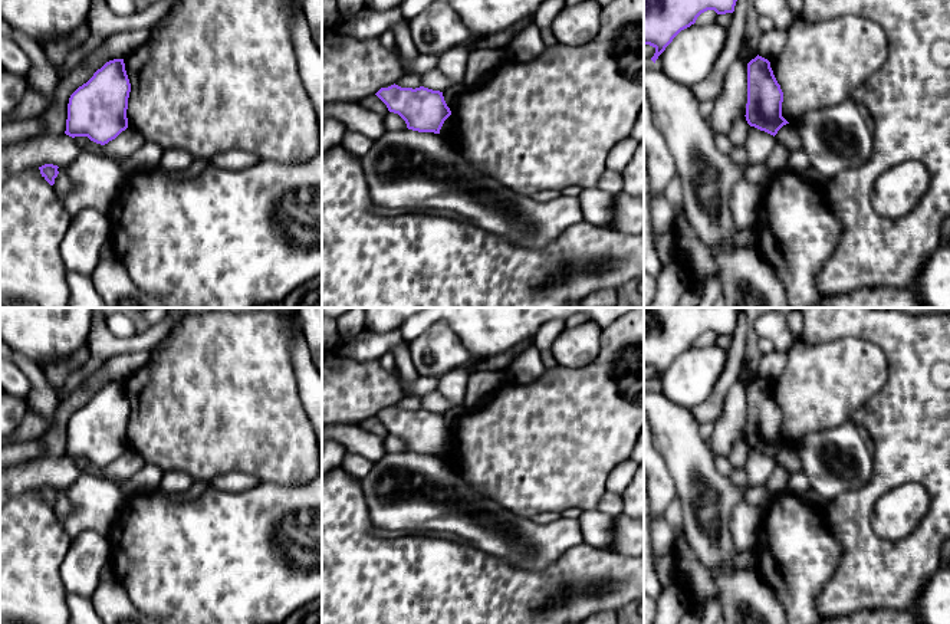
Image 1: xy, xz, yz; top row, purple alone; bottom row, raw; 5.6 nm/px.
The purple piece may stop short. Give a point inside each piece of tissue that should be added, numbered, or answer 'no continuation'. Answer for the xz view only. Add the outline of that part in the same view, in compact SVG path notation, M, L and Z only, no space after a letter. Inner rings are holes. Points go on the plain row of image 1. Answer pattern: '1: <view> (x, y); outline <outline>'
no continuation

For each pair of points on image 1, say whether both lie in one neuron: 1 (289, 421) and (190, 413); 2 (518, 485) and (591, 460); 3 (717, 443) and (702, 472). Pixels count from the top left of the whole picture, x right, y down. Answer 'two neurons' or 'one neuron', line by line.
1: one neuron
2: one neuron
3: two neurons

